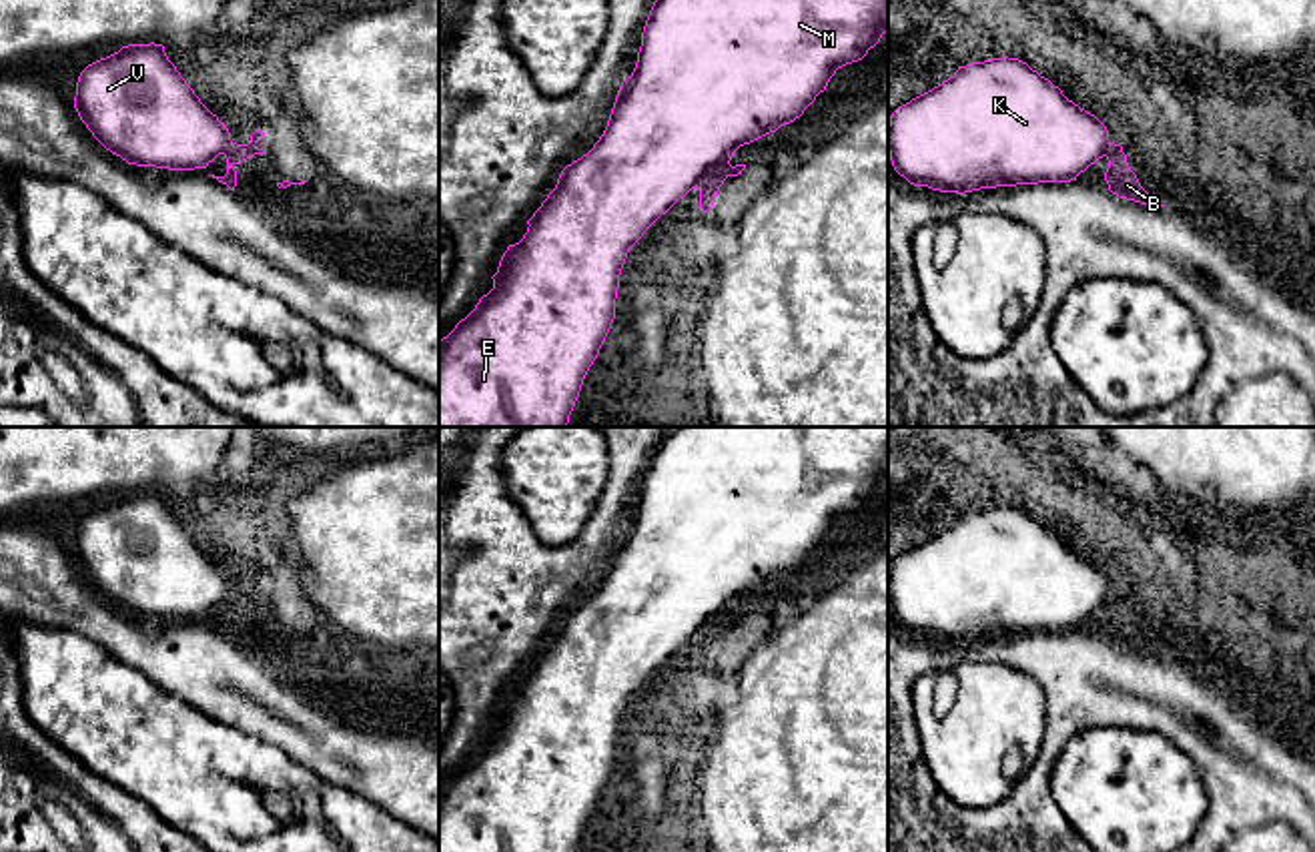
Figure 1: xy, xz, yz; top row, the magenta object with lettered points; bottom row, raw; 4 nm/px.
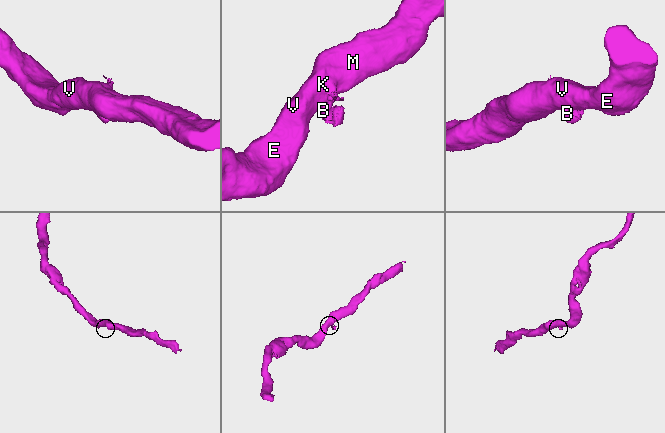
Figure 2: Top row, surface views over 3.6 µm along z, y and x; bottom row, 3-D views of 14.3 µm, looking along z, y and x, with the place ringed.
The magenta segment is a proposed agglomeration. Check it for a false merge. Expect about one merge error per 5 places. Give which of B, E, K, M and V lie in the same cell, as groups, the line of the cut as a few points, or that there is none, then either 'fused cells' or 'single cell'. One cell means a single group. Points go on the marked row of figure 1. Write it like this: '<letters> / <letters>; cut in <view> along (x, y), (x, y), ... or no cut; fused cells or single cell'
B / E K M V; cut in xz along (728, 161), (712, 165), (692, 187); fused cells

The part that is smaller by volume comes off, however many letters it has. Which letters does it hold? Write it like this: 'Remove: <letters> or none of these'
Remove: B

